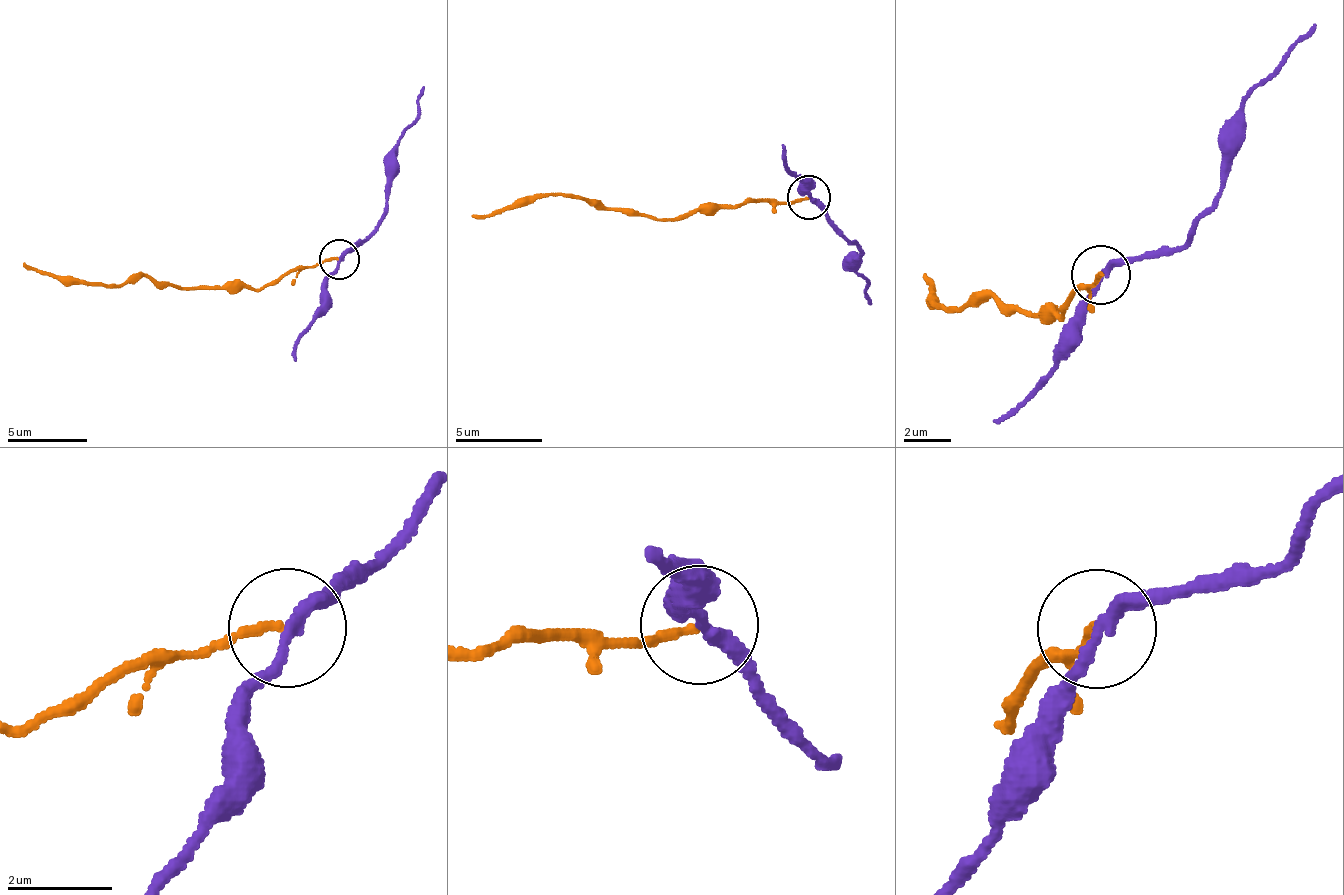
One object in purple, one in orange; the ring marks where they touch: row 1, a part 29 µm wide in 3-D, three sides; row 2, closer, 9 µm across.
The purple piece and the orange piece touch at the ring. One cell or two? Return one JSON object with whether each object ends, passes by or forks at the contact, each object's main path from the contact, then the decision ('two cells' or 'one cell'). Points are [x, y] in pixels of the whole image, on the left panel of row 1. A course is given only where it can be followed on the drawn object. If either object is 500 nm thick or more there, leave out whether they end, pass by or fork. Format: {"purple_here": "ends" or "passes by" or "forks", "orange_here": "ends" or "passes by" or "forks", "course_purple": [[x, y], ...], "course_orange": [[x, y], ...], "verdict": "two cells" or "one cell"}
{"purple_here": "passes by", "orange_here": "ends", "course_purple": [[339, 258], [367, 237], [378, 221], [387, 197], [387, 157], [413, 121], [424, 85]], "course_orange": [[339, 258], [294, 266], [256, 290], [158, 286], [150, 278], [131, 279], [124, 287], [78, 283], [22, 263]], "verdict": "two cells"}

